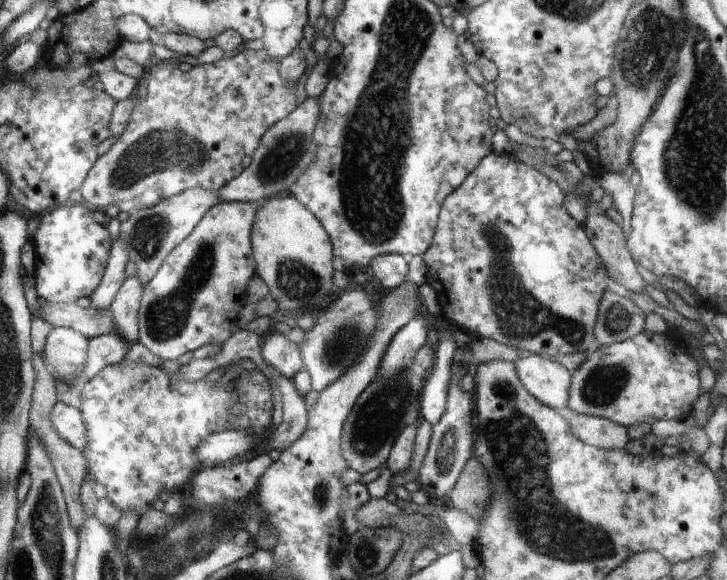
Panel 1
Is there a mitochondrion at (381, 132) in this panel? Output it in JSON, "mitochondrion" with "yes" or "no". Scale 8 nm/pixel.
{"mitochondrion":"yes"}

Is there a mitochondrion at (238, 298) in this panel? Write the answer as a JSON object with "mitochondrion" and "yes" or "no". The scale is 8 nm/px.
{"mitochondrion":"no"}

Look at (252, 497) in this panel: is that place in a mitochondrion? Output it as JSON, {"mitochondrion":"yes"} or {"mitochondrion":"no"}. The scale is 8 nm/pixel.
{"mitochondrion":"no"}

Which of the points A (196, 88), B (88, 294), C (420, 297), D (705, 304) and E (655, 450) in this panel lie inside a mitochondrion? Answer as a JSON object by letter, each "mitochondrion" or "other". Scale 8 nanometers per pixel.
{"A":"other","B":"other","C":"other","D":"other","E":"other"}

